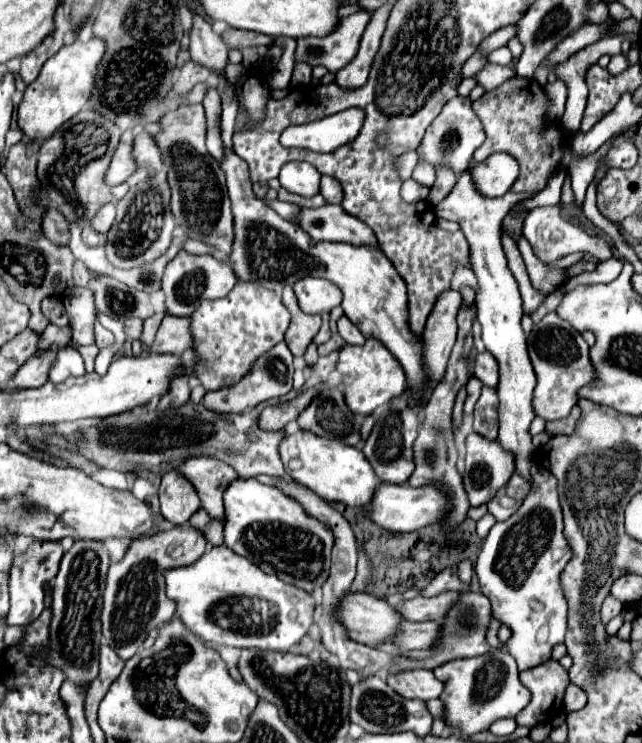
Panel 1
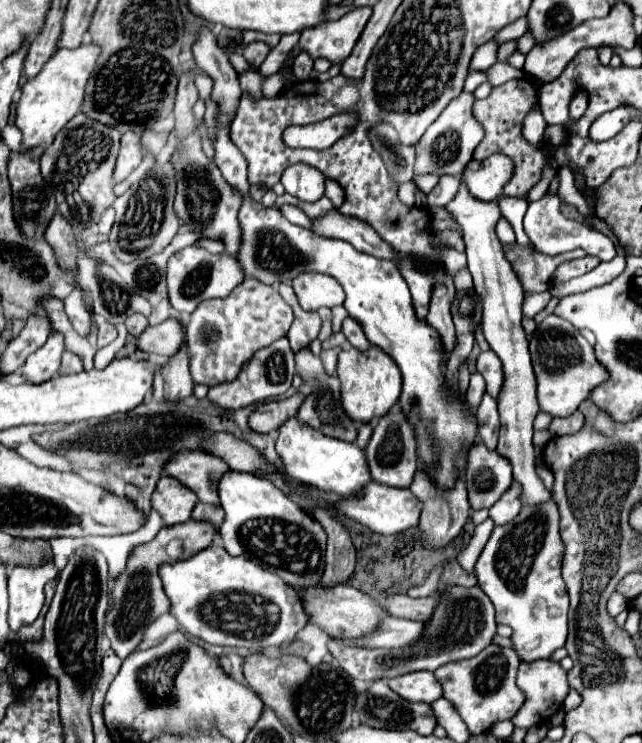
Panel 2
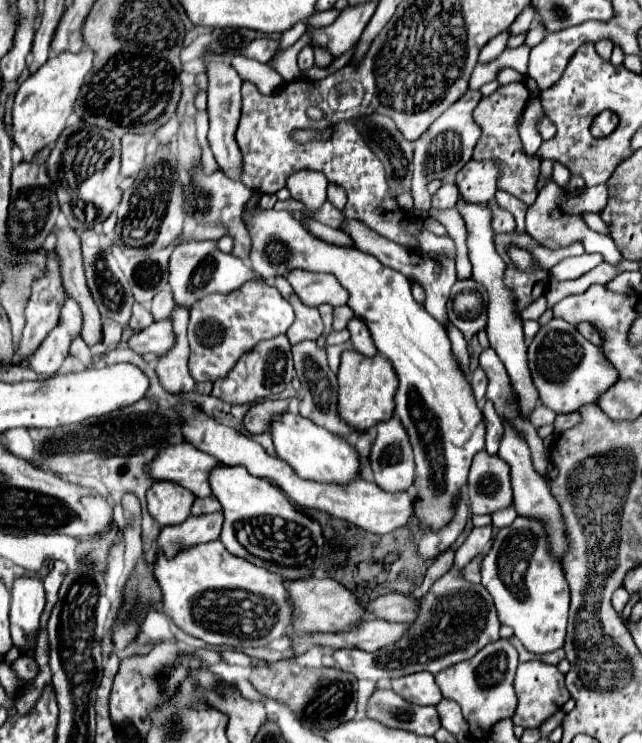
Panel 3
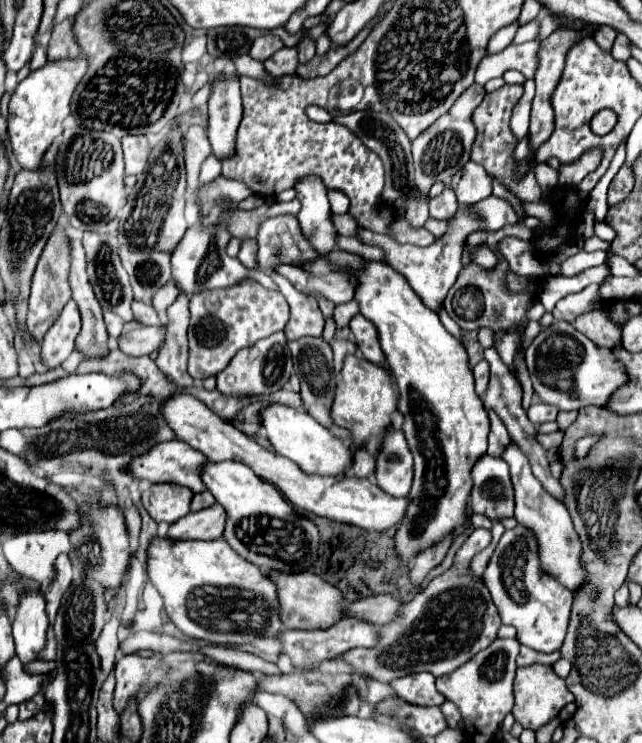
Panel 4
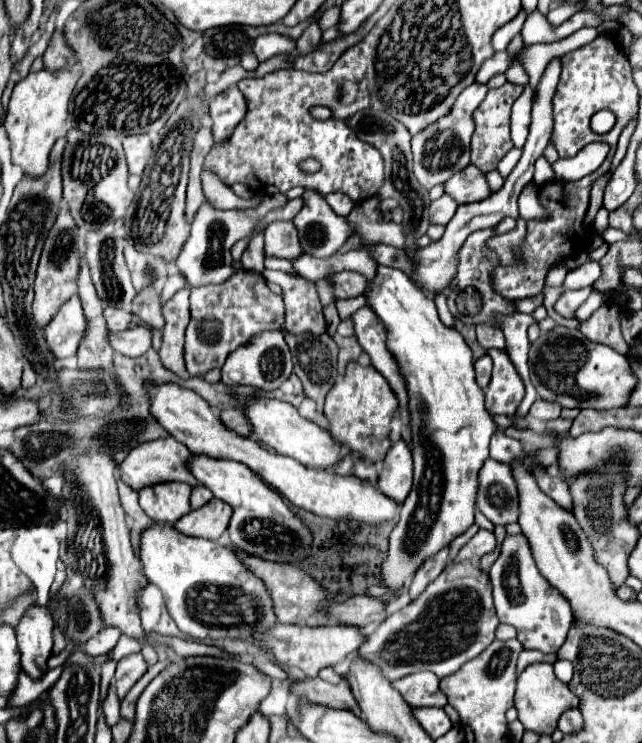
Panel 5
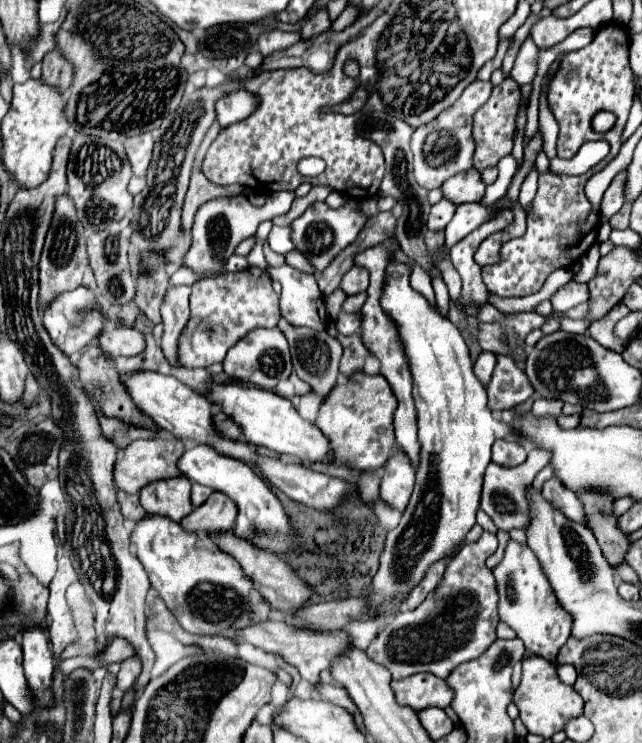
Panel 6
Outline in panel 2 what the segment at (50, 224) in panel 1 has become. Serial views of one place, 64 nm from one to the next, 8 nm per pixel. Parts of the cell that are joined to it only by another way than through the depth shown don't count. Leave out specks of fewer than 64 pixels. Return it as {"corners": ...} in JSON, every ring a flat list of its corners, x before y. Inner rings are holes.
{"corners":[[56,212,56,216,52,216,52,220,48,222,44,238,48,240,48,244,52,244,56,258,60,260,60,268,74,270,76,258,78,258,76,238,74,238,72,226,64,220,64,216,60,212]]}

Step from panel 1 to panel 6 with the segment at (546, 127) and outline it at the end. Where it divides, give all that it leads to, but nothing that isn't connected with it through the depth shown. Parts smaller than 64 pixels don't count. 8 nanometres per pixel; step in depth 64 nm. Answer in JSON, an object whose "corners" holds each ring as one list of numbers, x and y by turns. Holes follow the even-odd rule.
{"corners":[[506,78,500,86,492,88,492,94,488,102,474,114,474,168,484,170,484,168,494,168,500,158,512,152,512,136,514,136,514,118,518,112,518,102,520,102,520,86,512,80]]}

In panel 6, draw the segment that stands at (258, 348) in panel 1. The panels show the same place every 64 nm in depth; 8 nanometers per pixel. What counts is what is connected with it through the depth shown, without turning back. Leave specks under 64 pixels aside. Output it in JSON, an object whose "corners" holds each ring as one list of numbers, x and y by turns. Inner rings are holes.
{"corners":[[260,268,228,272,218,278,206,278,192,286,192,316,180,336,178,356,186,368,208,368,222,362,226,352,254,328,274,328,280,316,280,298,272,290,270,276]]}

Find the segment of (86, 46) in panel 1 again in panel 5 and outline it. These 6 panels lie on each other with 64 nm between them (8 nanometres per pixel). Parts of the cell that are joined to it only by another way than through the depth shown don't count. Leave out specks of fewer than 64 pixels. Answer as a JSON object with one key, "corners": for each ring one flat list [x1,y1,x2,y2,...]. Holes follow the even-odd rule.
{"corners":[[72,66,72,72,30,72,24,80,20,80,12,92,4,128,10,138,12,162,18,164,24,174,42,176,48,170,48,154,54,142,66,134,64,120,68,116,70,94,80,78,80,66]]}

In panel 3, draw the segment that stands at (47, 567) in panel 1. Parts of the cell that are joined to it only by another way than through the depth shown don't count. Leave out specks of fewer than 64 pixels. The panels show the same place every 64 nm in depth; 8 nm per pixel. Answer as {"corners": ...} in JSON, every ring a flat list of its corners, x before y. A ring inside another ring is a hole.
{"corners":[[20,576,12,582,10,590,10,632,12,642,18,648,34,646,34,632,38,630,38,620,44,610,44,586,42,578]]}

